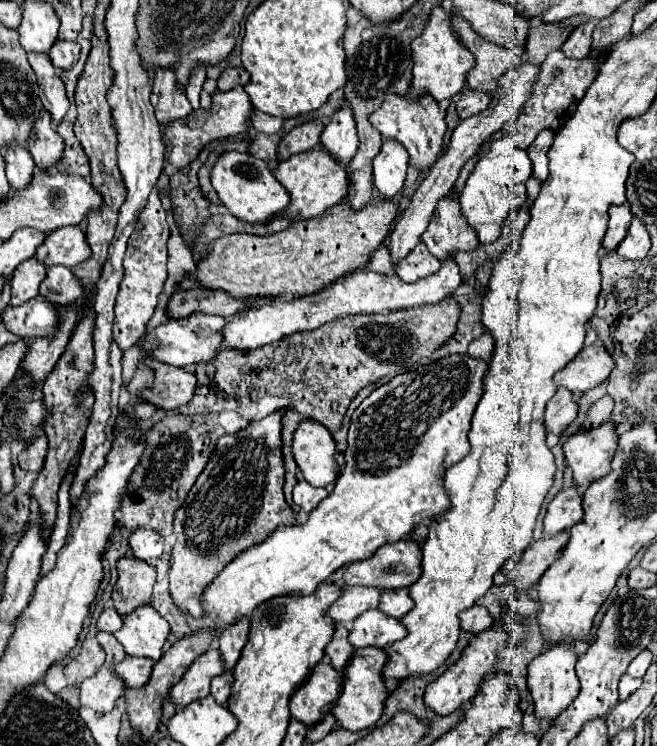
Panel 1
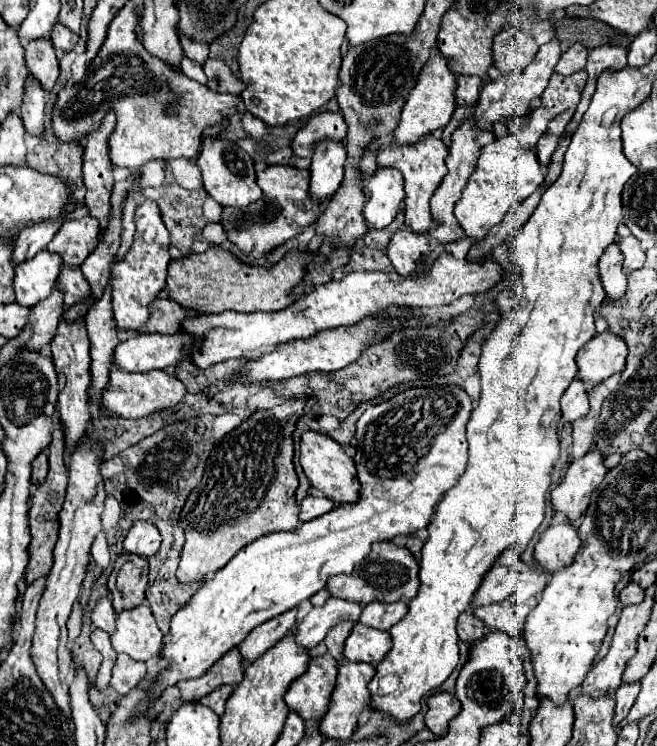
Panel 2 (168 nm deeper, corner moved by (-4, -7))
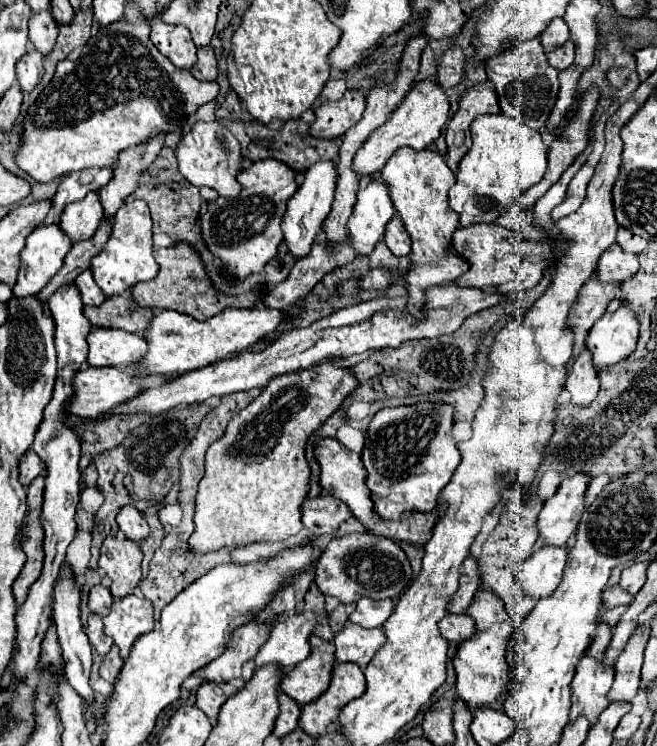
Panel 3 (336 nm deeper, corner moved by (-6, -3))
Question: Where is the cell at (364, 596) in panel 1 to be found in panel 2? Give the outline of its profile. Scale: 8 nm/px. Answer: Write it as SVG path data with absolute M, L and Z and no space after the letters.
M330 597L324 607L314 607L302 621L296 623L296 627L292 629L296 643L304 649L316 647L336 623L344 619L356 623L356 619L360 617L360 607L362 605L358 603L348 603L344 599Z

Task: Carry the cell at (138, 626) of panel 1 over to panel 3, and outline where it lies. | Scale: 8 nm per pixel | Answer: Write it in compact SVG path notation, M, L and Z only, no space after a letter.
M126 595L112 603L110 615L104 617L104 631L120 647L120 657L130 655L134 641L154 629L154 611L148 599Z

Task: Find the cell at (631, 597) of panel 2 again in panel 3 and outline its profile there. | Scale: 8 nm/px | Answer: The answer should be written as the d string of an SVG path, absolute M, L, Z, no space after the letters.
M610 587L604 591L604 611L612 609L612 607L618 607L618 605L630 605L632 603L632 595L628 591L622 591L622 587Z

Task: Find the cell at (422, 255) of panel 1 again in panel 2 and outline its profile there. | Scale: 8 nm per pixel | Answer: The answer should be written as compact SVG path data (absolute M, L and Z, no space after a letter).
M398 229L388 243L386 255L392 261L394 269L400 271L400 275L412 275L412 271L416 271L416 267L420 265L420 259L424 259L428 251L430 251L430 245L426 235L416 235L412 231Z

